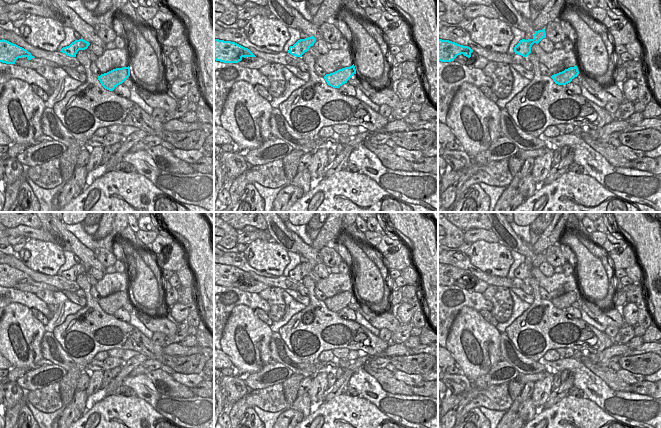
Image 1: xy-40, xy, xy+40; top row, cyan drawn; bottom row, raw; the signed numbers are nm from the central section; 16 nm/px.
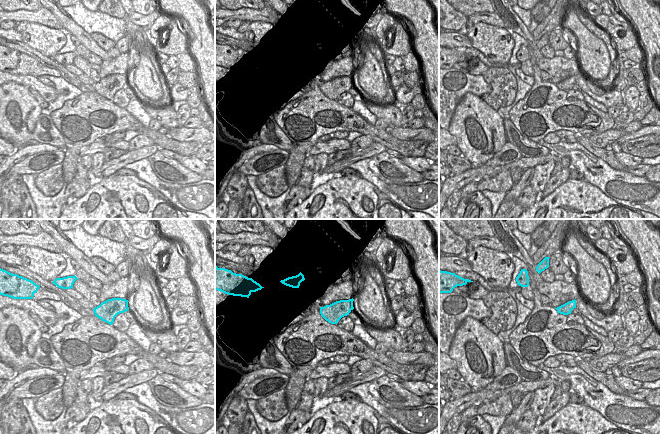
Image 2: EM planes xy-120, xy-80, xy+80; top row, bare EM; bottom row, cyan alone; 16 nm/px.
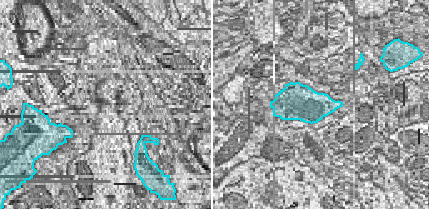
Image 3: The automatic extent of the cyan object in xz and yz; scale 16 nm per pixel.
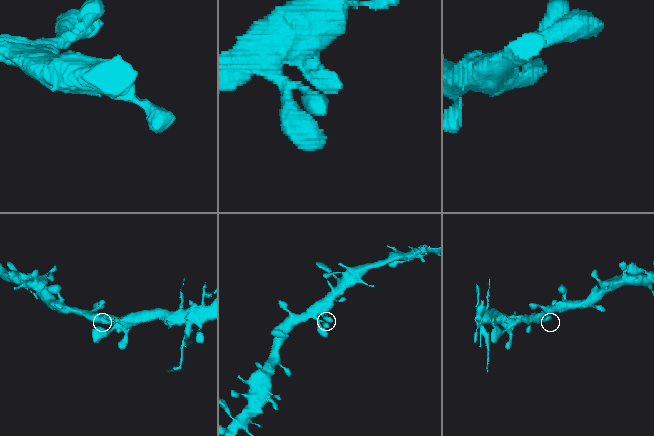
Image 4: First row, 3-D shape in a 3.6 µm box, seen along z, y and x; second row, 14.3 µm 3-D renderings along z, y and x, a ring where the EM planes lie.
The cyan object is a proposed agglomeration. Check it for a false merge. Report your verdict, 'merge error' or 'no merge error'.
no merge error

